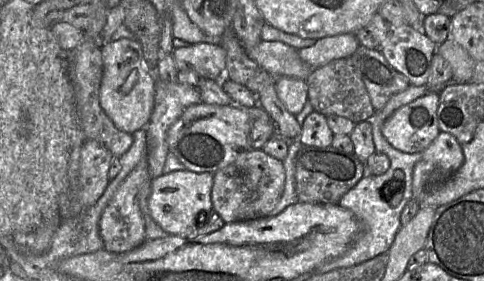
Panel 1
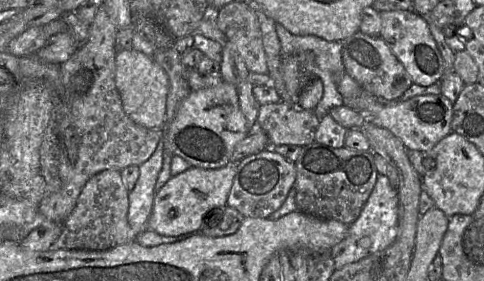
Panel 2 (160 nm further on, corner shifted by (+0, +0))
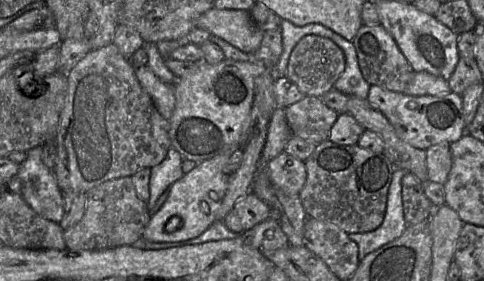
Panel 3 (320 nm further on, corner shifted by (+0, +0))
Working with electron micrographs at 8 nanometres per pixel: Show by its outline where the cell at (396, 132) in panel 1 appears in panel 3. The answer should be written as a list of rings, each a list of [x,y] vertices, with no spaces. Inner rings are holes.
[[[371,85],[367,96],[370,105],[382,112],[393,125],[397,135],[411,146],[424,149],[442,142],[455,142],[466,133],[461,95],[412,96]]]

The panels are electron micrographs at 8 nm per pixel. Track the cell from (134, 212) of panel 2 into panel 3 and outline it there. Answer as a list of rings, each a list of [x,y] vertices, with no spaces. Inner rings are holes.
[[[170,147],[165,159],[151,168],[149,181],[150,195],[146,201],[150,211],[154,208],[159,196],[184,175],[182,170],[183,160],[182,155],[176,149]]]

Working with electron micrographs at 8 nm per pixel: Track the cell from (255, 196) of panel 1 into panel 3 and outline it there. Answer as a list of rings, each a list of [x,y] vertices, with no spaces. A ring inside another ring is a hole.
[[[285,151],[268,161],[266,169],[272,184],[289,195],[298,194],[305,184],[307,173],[304,161]]]

